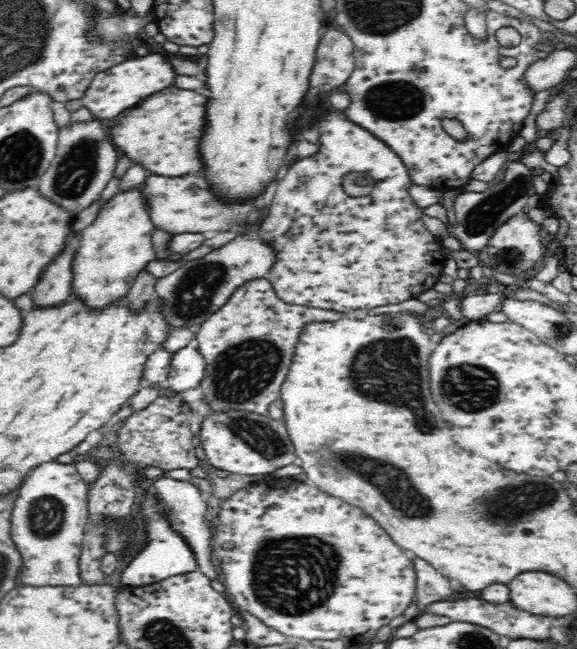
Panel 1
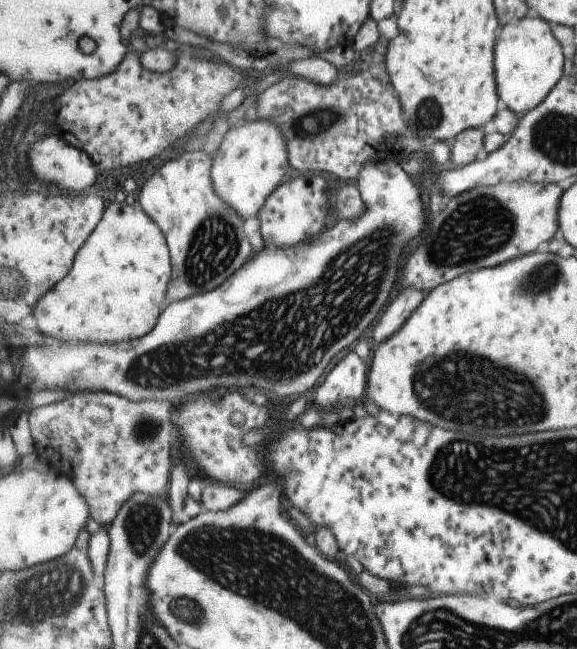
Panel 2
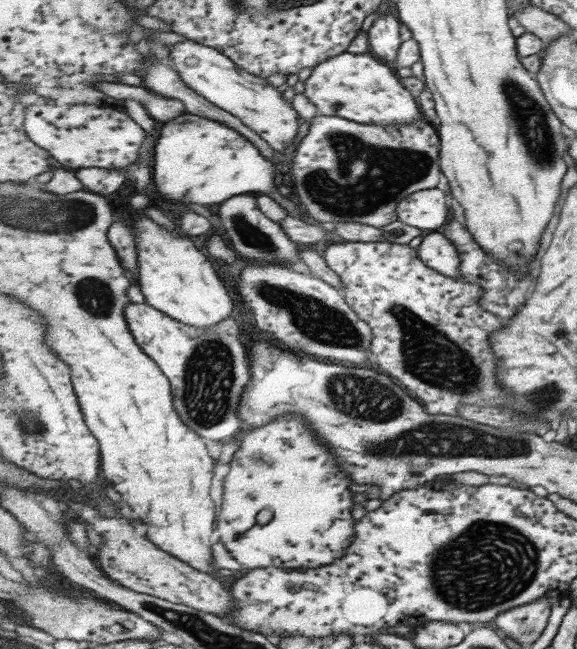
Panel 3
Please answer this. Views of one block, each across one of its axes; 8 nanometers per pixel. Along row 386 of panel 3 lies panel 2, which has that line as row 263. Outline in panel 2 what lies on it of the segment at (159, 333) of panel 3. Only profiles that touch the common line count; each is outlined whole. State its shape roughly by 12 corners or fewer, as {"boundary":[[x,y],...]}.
{"boundary":[[214,154],[171,157],[136,204],[169,234],[165,306],[253,256]]}

